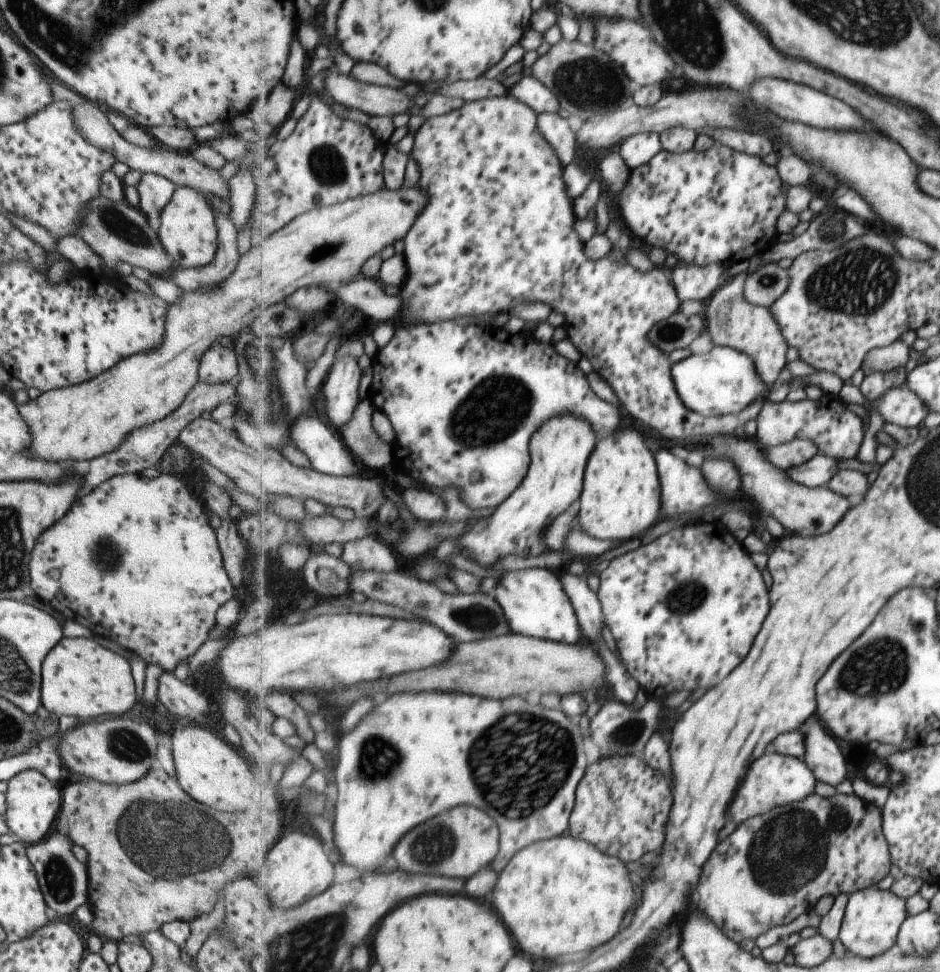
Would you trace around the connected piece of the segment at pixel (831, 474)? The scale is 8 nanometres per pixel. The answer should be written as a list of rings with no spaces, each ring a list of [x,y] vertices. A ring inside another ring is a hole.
[[[820,453],[805,465],[793,466],[793,469],[785,470],[789,478],[810,488],[828,486],[839,472],[839,460]]]

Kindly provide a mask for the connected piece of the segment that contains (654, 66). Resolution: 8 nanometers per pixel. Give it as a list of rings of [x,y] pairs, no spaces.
[[[599,16],[600,37],[594,46],[611,56],[614,62],[623,68],[631,81],[643,86],[662,85],[667,78],[673,78],[675,74],[675,60],[671,56],[665,56],[665,50],[655,42],[651,44],[651,30],[645,28],[641,22],[633,20],[617,20],[617,18],[601,18]]]

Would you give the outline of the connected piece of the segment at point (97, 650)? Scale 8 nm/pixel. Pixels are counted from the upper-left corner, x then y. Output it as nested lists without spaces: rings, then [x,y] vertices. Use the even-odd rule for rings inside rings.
[[[61,638],[43,658],[40,667],[40,705],[57,717],[87,720],[103,714],[123,714],[137,701],[135,686],[127,660],[103,646],[95,638]]]

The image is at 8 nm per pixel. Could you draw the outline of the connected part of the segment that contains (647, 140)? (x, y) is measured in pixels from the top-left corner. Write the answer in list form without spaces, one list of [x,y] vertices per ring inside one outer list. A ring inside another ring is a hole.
[[[641,132],[619,145],[619,154],[630,170],[649,164],[664,151],[659,132]]]

